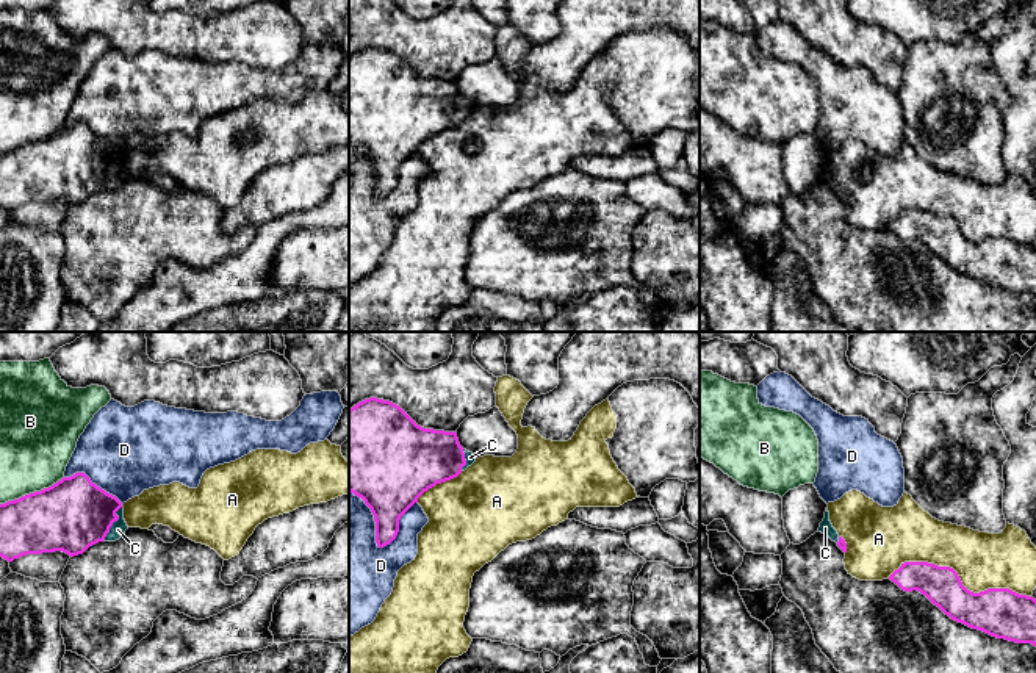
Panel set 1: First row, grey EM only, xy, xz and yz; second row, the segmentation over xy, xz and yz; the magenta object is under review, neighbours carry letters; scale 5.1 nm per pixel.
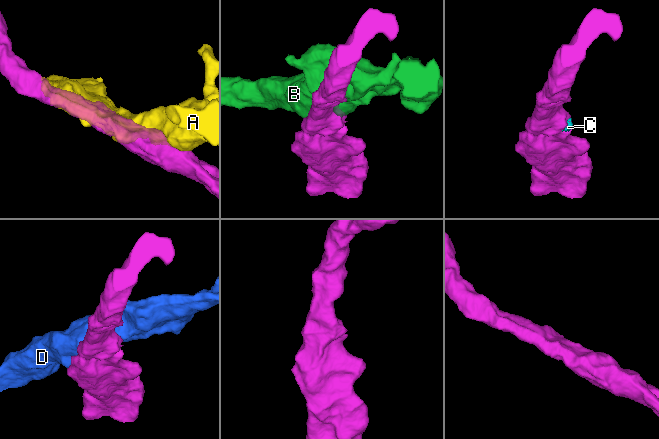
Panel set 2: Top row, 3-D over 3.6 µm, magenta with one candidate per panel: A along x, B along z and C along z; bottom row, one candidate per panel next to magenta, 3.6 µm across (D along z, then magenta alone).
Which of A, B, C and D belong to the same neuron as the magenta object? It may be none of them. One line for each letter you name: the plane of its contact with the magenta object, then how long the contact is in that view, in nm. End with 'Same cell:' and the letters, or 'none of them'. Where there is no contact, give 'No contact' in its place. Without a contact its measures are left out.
C: Touches magenta in xy. Shared border 200 nm
Same cell: C

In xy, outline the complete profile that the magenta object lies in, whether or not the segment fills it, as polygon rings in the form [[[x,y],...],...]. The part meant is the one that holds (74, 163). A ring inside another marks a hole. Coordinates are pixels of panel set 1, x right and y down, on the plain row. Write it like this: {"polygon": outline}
{"polygon": [[[75,122],[49,138],[0,153],[0,207],[13,211],[27,203],[55,200],[74,207],[99,191],[119,189],[127,178],[122,152],[85,122]]]}

